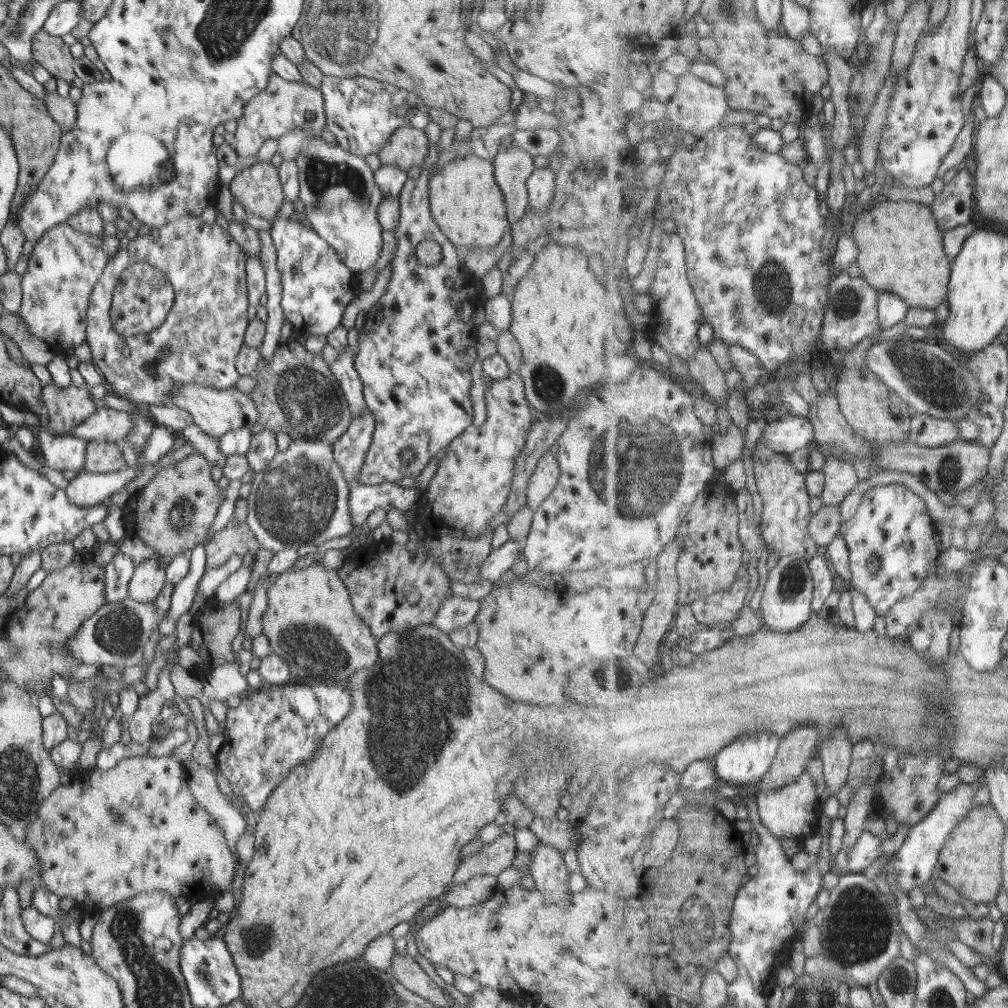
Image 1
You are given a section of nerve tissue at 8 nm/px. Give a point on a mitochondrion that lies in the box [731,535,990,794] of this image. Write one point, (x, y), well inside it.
(793, 579)

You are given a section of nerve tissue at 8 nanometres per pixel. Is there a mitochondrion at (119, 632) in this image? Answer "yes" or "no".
yes

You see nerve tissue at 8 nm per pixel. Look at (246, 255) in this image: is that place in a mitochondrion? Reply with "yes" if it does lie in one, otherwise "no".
no

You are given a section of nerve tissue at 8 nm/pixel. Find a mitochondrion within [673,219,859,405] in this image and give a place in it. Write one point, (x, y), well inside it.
(775, 289)

